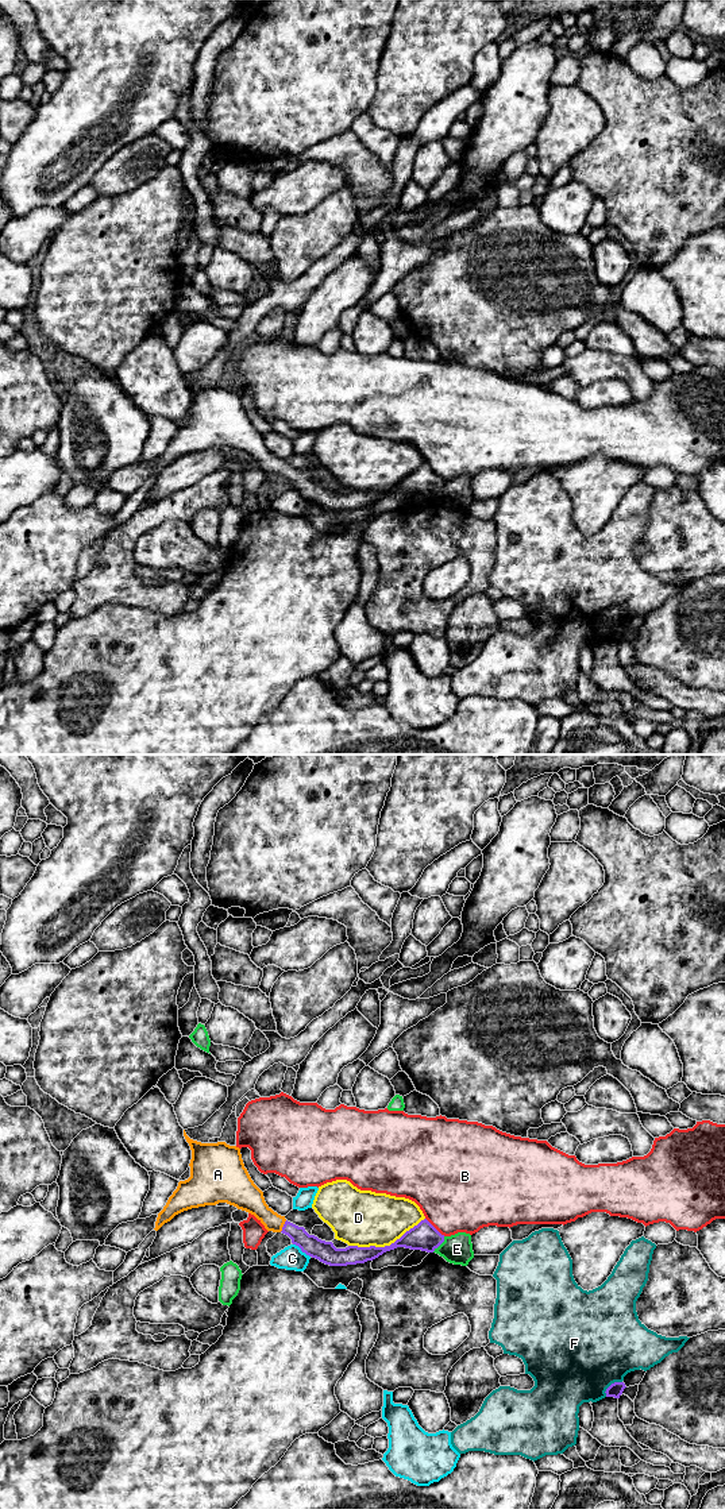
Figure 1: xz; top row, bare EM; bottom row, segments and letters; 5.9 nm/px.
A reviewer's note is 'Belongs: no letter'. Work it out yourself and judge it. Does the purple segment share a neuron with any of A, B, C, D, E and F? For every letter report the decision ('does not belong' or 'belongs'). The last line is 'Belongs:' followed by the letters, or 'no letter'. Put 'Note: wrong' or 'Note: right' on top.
Note: wrong
A: belongs
B: does not belong
C: does not belong
D: does not belong
E: does not belong
F: does not belong
Belongs: A

